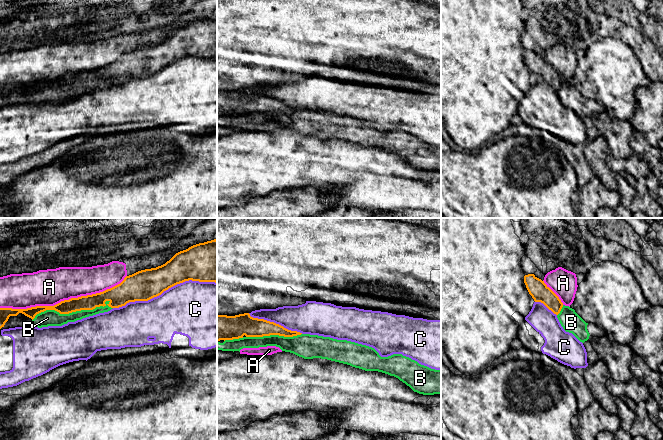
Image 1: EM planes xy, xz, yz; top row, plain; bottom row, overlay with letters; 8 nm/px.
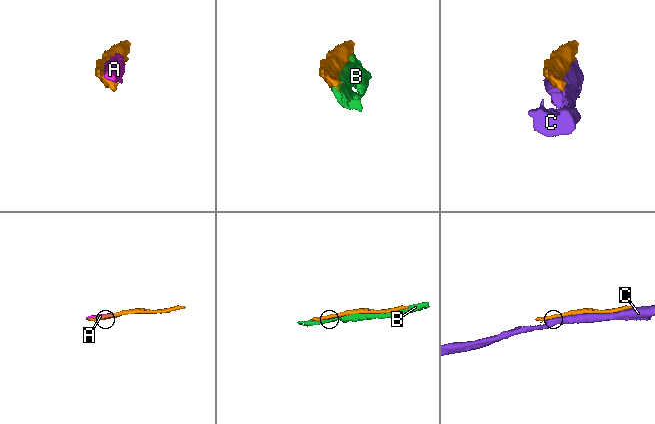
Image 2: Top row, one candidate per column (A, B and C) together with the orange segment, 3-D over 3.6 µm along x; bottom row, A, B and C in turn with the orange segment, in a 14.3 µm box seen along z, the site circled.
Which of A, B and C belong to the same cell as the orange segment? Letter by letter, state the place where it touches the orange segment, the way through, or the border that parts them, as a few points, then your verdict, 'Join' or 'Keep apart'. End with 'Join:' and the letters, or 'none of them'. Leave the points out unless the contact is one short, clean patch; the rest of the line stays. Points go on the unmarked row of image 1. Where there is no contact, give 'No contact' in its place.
A: Touches orange at xy (64, 76). Keep apart
B: Touches orange at xy (71, 88). Keep apart
C: Touches orange at xy (164, 66). Keep apart
Join: none of them

